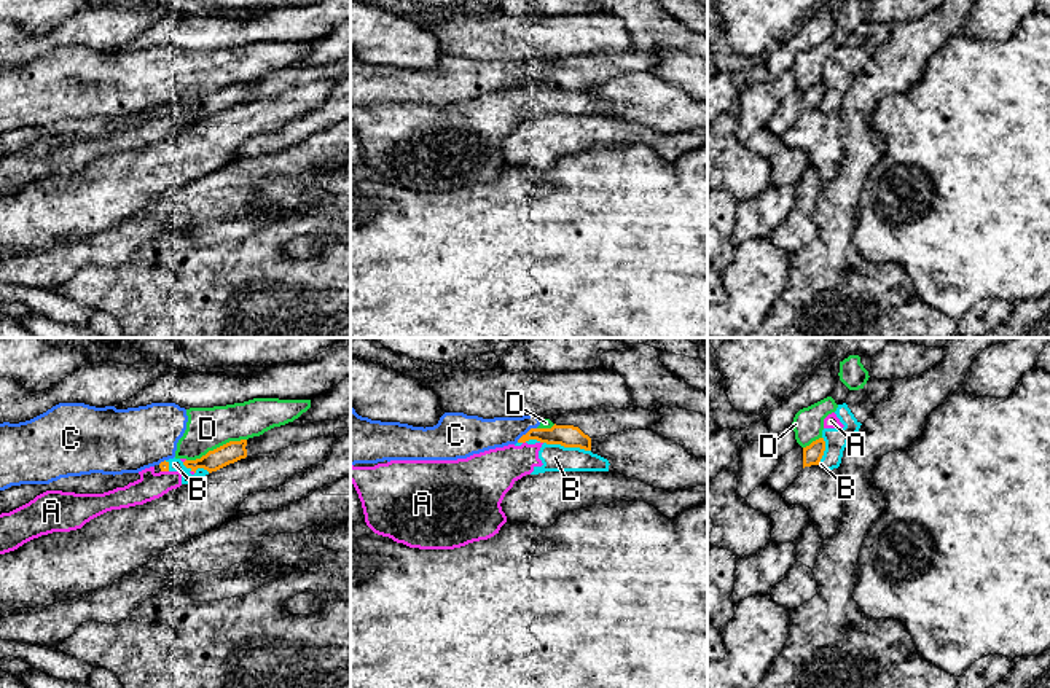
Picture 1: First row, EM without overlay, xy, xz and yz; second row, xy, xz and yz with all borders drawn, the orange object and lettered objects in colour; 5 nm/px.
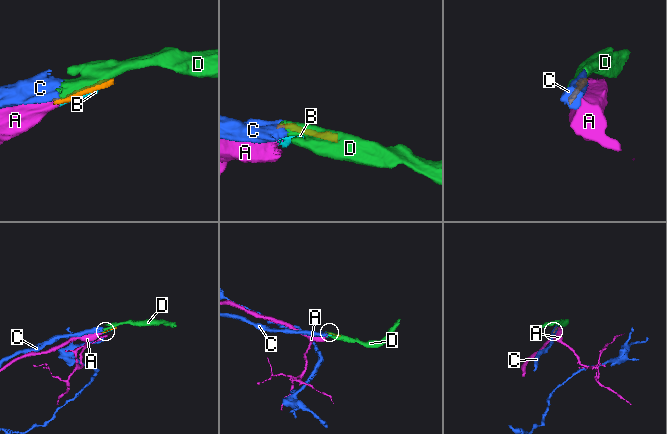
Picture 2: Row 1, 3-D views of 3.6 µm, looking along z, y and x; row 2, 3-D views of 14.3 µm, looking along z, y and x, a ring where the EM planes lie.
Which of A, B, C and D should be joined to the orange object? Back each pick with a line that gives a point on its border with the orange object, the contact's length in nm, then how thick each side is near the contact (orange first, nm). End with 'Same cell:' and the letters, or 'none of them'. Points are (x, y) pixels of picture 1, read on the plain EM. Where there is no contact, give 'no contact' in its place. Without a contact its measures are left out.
Same cell: none of them

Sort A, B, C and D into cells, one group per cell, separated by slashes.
A B / C D

